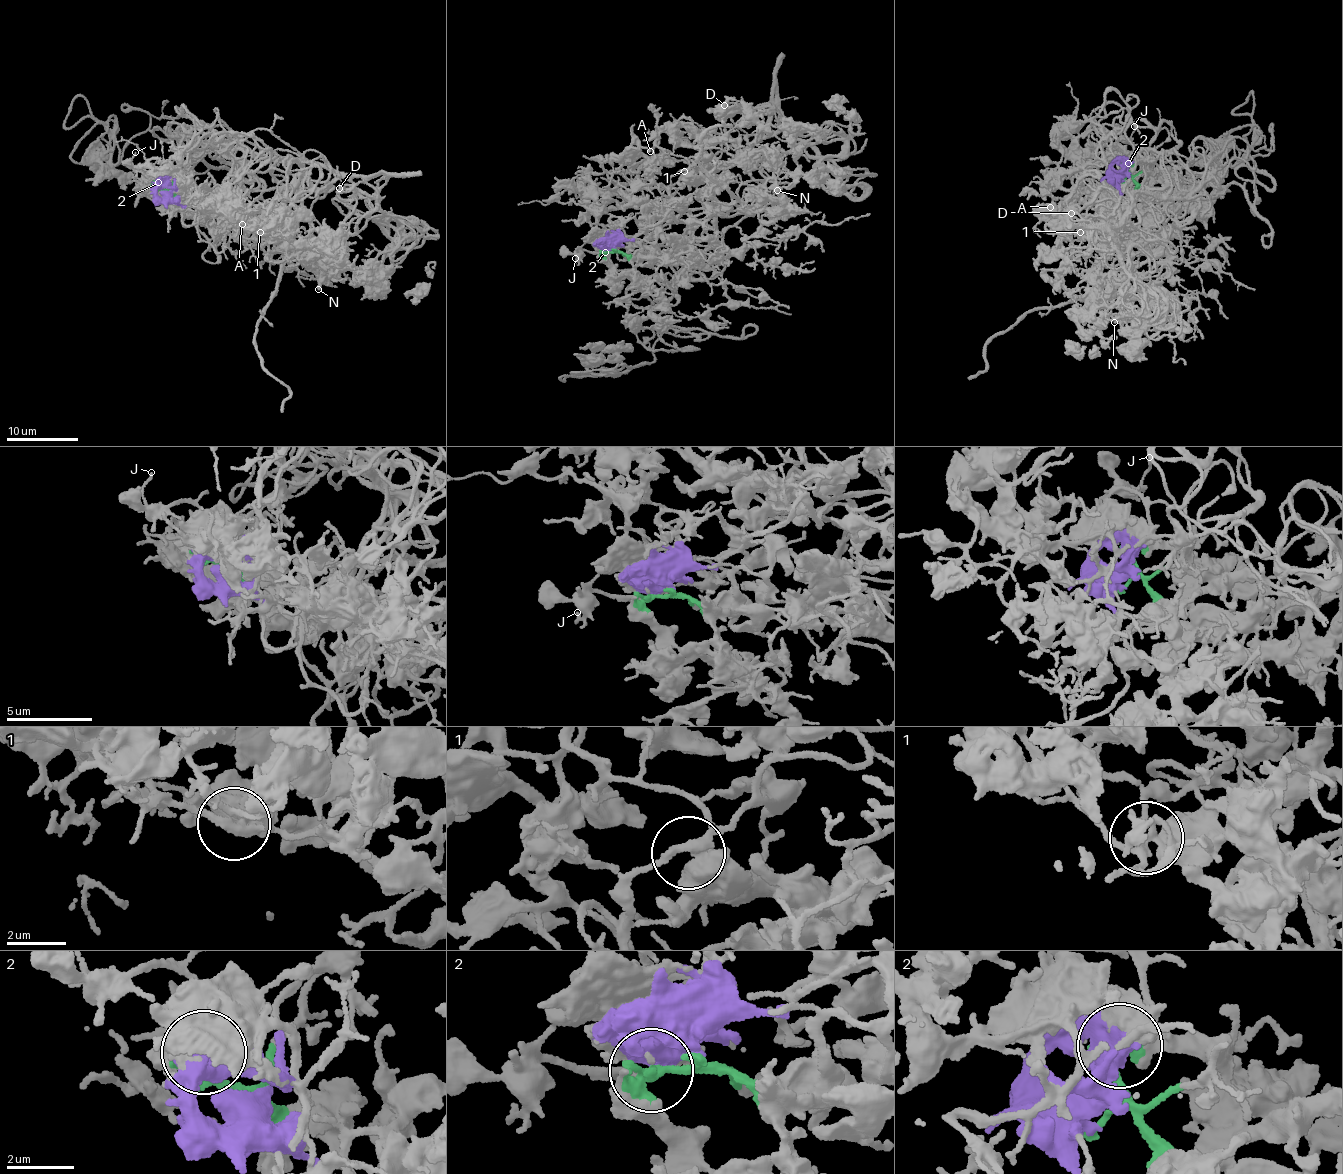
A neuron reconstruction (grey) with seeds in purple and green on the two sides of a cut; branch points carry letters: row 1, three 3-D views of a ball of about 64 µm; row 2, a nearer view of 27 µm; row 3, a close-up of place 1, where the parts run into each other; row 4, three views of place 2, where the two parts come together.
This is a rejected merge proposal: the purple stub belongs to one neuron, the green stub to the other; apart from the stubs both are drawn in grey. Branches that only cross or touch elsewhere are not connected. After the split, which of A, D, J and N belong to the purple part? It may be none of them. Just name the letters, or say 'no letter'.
D, N

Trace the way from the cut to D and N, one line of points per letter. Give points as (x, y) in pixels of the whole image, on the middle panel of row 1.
D: (615, 248), (663, 245), (664, 264), (702, 255), (712, 179), (746, 133), (730, 118), (735, 104), (723, 106)
N: (615, 248), (683, 266), (707, 250), (714, 169), (760, 181), (766, 209), (752, 191), (777, 190)

